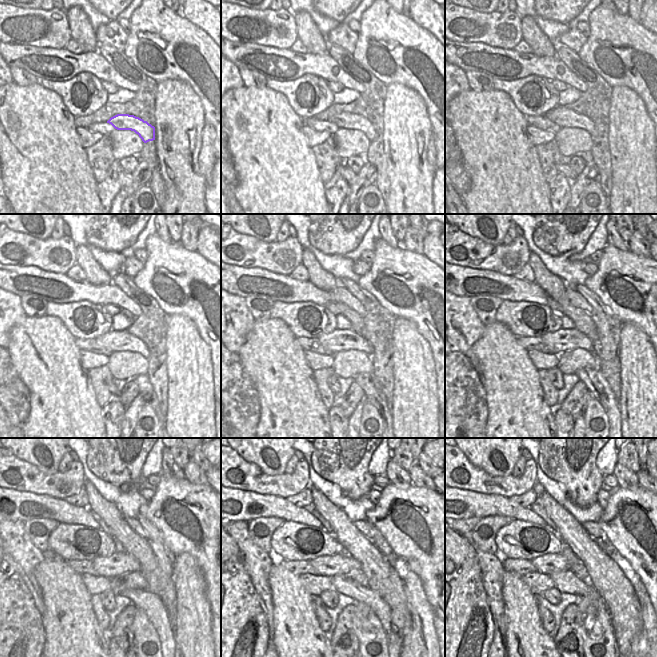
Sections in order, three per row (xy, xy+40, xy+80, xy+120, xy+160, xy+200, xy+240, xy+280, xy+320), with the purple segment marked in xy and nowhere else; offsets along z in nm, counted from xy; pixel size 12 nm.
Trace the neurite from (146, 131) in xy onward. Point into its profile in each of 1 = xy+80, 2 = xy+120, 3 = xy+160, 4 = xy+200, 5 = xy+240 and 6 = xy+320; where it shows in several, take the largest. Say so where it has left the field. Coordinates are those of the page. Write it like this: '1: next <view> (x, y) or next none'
1: next xy+80 (564, 117)
2: next xy+120 (114, 340)
3: next xy+160 (339, 340)
4: next xy+200 (562, 340)
5: next xy+240 (116, 564)
6: next xy+320 (547, 564)

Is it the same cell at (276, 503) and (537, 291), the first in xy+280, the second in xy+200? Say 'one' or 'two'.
one

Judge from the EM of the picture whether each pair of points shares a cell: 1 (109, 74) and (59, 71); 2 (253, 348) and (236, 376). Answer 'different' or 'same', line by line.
1: same
2: different

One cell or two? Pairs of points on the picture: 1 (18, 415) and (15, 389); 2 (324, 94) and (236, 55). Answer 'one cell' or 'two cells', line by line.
1: one cell
2: two cells

